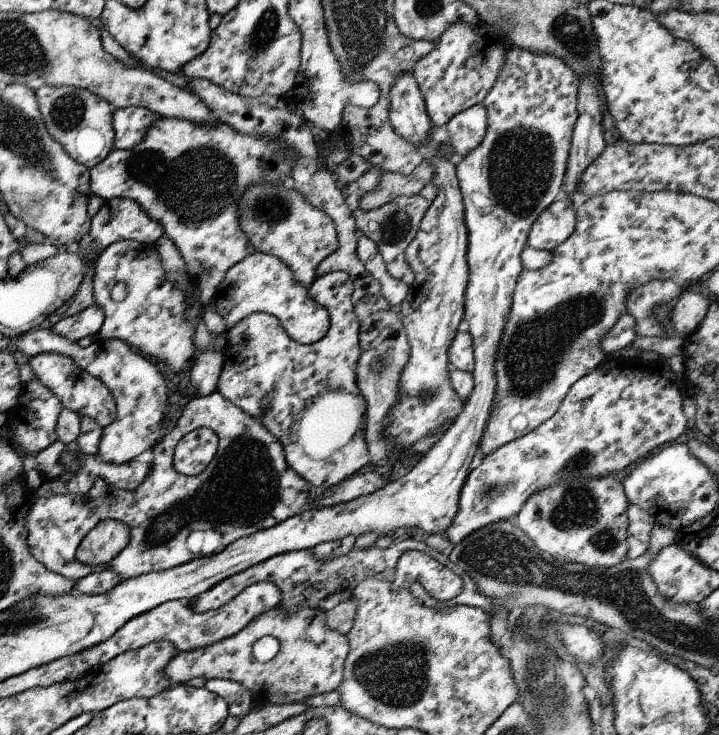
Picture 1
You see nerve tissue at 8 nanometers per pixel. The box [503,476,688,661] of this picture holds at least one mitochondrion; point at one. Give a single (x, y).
(577, 511)

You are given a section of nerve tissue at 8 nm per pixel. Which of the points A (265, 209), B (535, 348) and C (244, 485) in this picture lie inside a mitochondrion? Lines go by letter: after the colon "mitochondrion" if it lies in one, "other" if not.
A: mitochondrion
B: mitochondrion
C: mitochondrion

